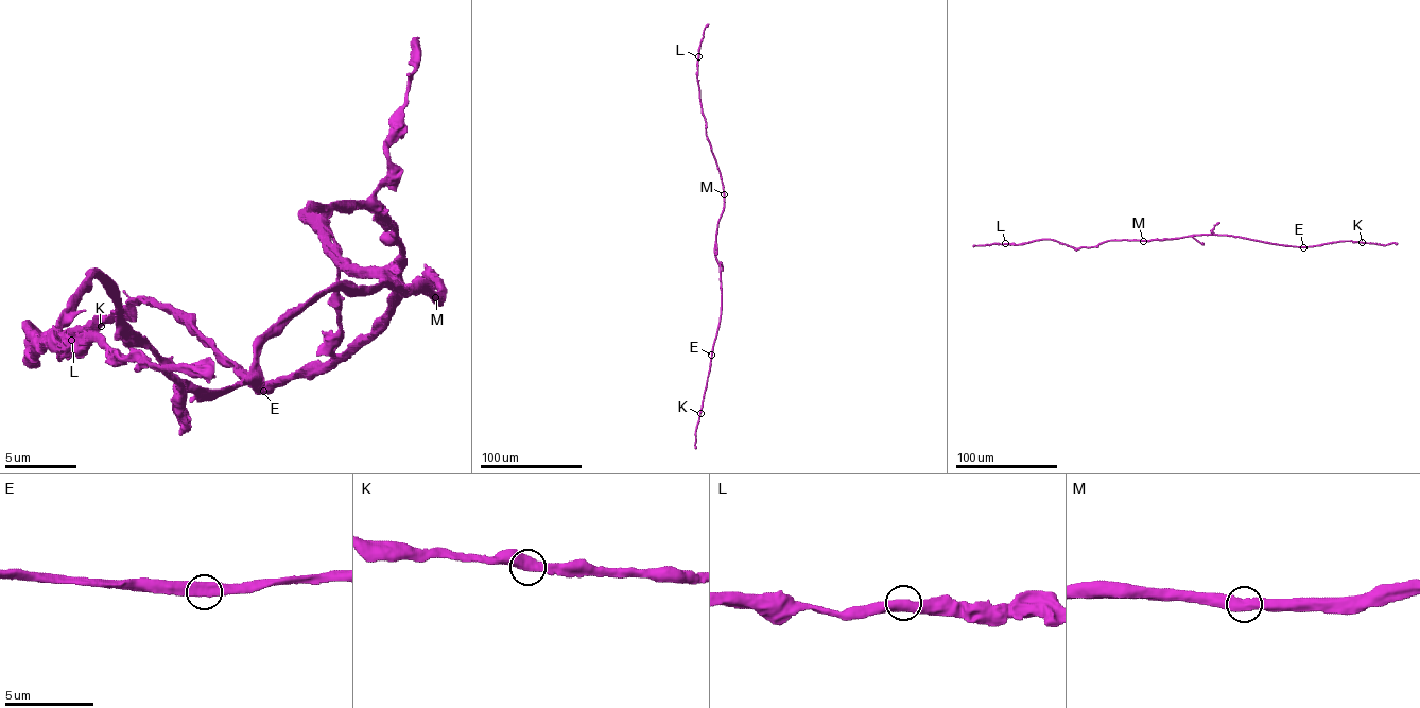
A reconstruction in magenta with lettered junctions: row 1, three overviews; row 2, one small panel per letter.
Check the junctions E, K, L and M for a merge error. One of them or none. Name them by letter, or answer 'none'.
none

